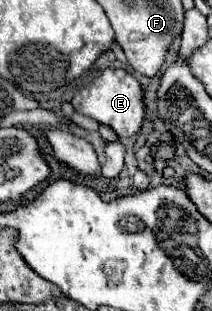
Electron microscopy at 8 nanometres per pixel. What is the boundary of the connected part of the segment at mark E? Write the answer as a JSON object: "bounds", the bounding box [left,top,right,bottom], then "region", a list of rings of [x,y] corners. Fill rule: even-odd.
{"bounds":[70,69,144,137],"region":[[[108,69],[108,71],[104,71],[96,81],[92,81],[84,89],[80,89],[72,97],[70,103],[74,105],[74,109],[78,113],[96,119],[102,125],[112,127],[118,133],[118,137],[132,137],[142,127],[142,119],[144,119],[142,87],[128,71],[122,71],[122,69]]]}

